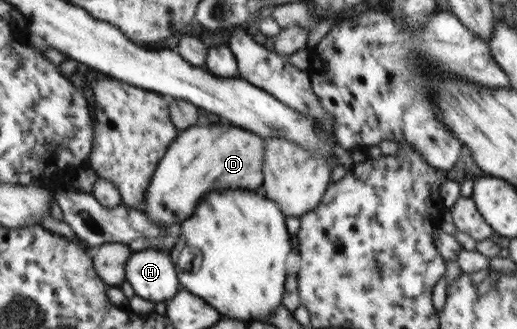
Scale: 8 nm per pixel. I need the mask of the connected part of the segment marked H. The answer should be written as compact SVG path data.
M147 248L132 252L125 266L126 280L131 283L135 295L165 303L180 289L180 283L170 254Z

